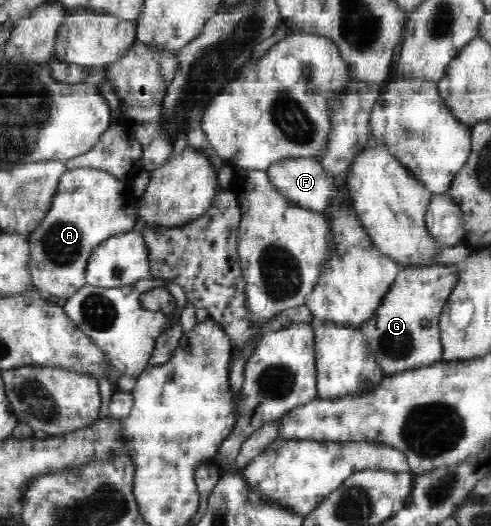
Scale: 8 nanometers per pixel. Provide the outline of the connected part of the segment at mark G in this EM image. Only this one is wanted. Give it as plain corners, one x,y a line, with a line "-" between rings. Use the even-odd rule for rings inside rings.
457,264
433,265
424,269
402,268
374,316
359,327
385,375
391,376
441,360
444,348
440,341
439,322
445,315
445,303
457,282

